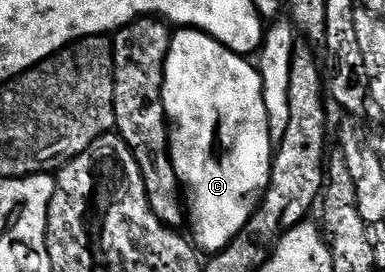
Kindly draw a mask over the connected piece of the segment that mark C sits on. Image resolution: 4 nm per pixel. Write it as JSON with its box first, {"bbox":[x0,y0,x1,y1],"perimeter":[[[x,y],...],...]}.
{"bbox":[162,27,276,255],"perimeter":[[[182,27],[170,38],[168,59],[164,71],[164,87],[162,88],[164,111],[166,112],[170,135],[170,158],[184,194],[184,209],[188,214],[188,225],[190,221],[190,229],[194,232],[194,237],[192,236],[193,244],[206,255],[219,253],[221,249],[228,247],[228,243],[232,243],[242,234],[242,229],[250,222],[250,218],[253,217],[255,209],[258,208],[261,202],[263,193],[270,185],[270,167],[274,163],[276,145],[270,136],[270,128],[268,127],[268,111],[264,107],[264,95],[262,94],[262,76],[251,62],[249,65],[246,61],[249,60],[243,54],[232,52],[228,46],[222,45],[216,39],[205,36],[199,29]]]}

